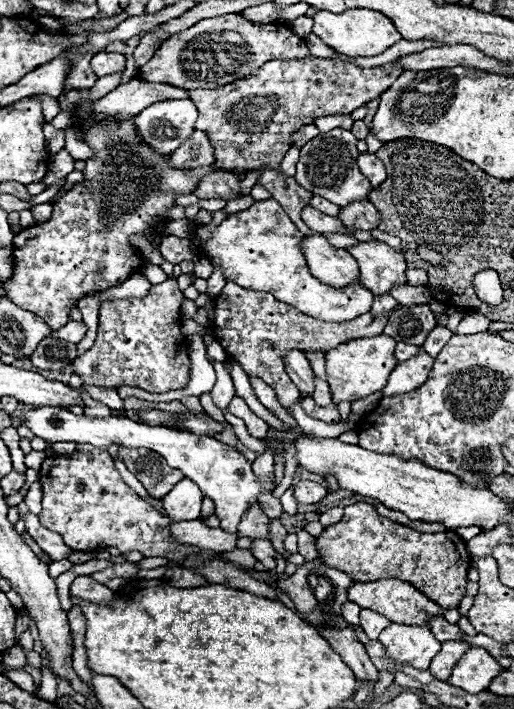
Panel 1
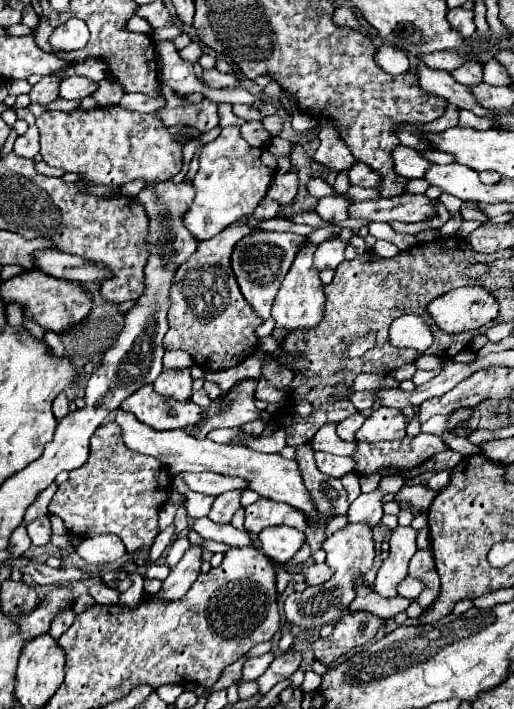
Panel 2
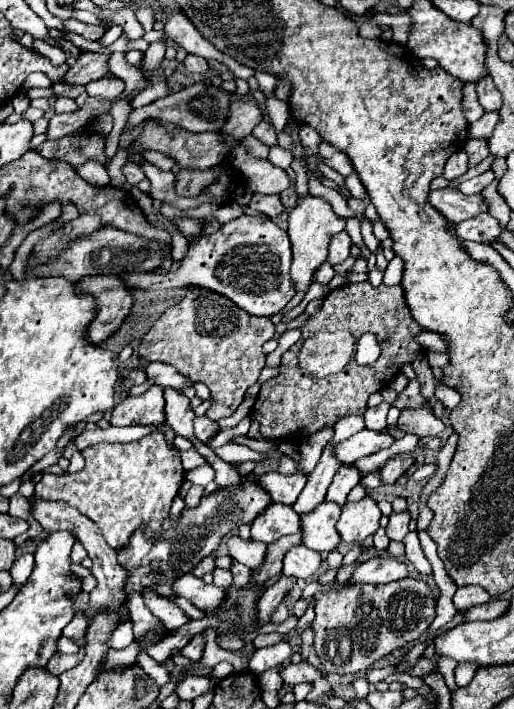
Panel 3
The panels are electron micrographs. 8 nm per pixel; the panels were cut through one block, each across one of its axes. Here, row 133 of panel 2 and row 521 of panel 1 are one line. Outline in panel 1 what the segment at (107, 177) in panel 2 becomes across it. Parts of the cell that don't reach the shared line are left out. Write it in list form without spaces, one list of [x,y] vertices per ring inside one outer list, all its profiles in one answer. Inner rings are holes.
[[[78,444],[72,456],[50,456],[40,468],[40,482],[44,492],[40,524],[58,532],[70,548],[90,552],[116,546],[122,552],[138,550],[144,556],[160,556],[176,564],[198,550],[196,546],[180,546],[172,538],[168,542],[170,520],[124,484],[106,450]]]

